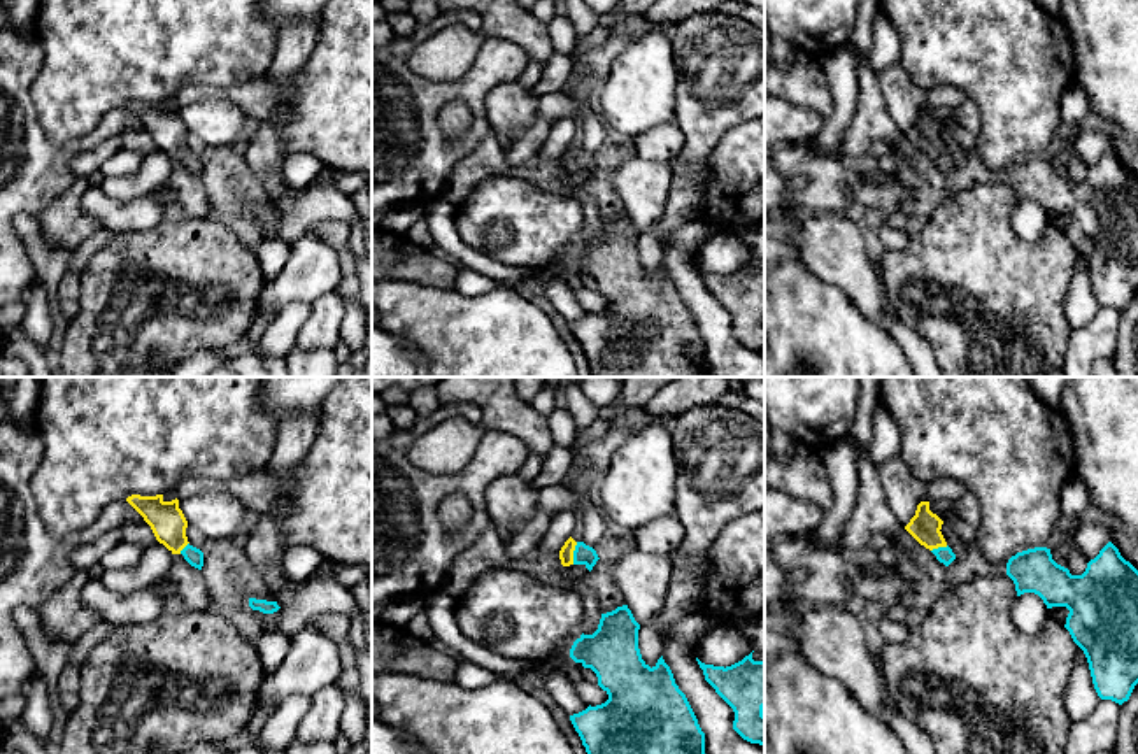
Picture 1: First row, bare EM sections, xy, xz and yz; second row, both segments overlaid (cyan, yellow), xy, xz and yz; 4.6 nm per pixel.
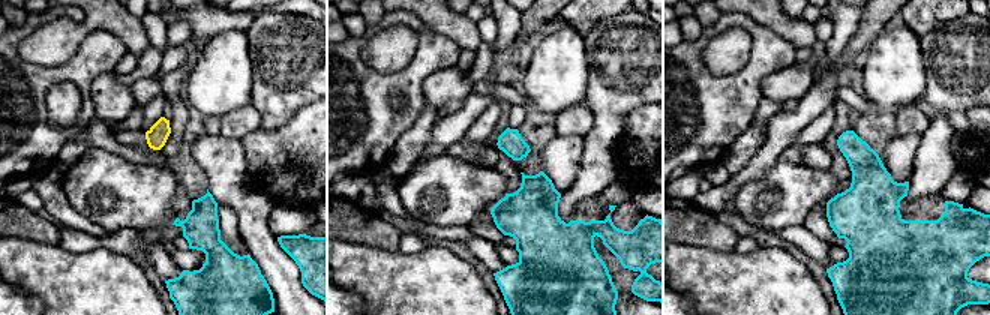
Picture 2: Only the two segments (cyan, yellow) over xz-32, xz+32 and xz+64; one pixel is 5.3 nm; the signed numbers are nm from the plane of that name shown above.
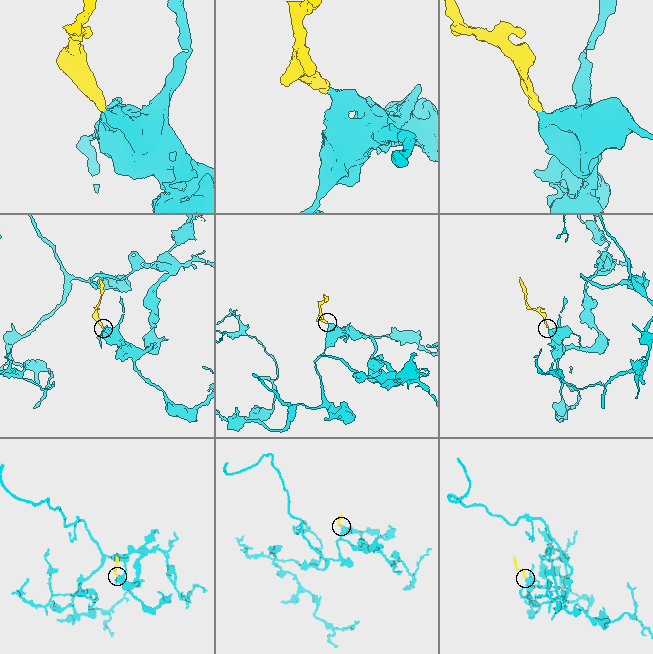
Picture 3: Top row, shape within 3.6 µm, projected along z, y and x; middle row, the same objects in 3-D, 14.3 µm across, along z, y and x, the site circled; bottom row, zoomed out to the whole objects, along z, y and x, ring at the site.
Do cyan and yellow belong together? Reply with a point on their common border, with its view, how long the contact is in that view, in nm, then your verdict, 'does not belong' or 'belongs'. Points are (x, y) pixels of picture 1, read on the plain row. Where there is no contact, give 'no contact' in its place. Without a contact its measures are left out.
xz (574, 160) | 110 nm | belongs

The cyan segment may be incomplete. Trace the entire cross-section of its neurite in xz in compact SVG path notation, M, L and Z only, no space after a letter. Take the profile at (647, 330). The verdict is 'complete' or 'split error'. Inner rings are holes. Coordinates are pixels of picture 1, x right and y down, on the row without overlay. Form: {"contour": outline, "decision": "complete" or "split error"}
{"contour": "M622 212L601 221L598 237L582 240L570 256L570 265L591 275L608 302L605 310L570 323L591 377L700 377L707 372L705 340L663 263L652 275L642 267L638 237L631 217Z", "decision": "complete"}

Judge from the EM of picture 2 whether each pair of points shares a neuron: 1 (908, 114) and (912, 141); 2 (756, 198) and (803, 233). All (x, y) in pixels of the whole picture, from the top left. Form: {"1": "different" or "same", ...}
{"1": "different", "2": "different"}

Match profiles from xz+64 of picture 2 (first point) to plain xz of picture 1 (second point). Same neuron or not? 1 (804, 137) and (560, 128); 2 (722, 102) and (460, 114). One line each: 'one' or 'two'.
1: one
2: two

